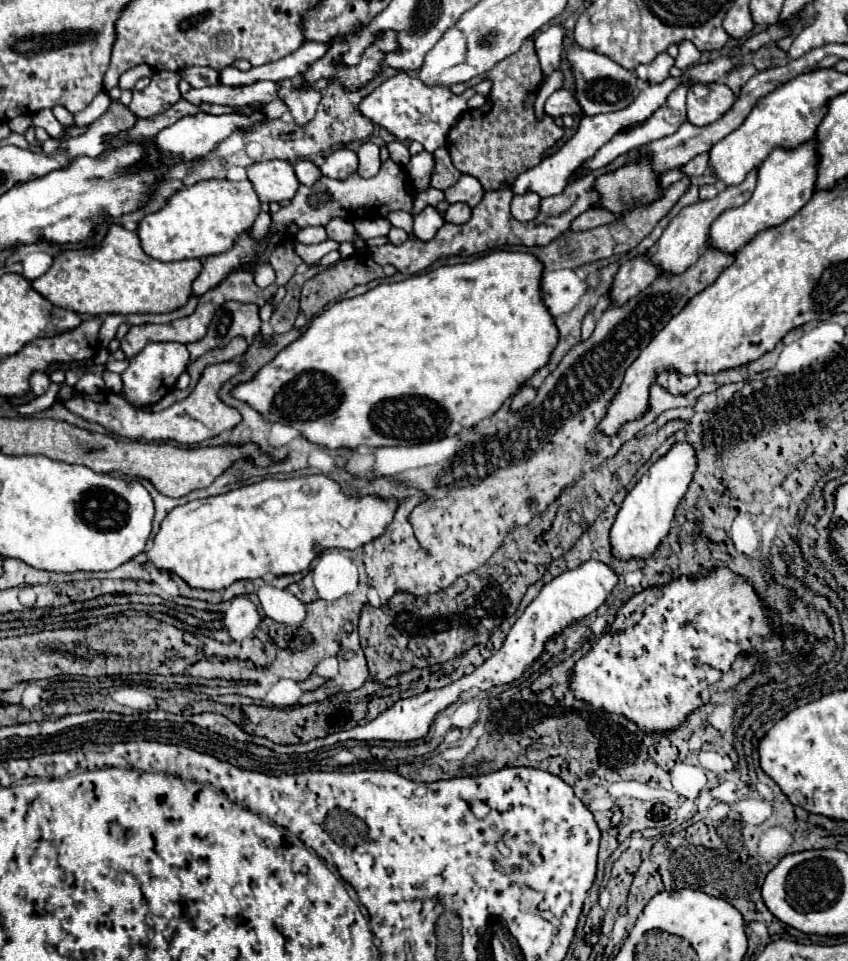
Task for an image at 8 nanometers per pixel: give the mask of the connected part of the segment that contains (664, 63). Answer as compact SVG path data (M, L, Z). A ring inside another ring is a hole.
M663 52L663 54L659 54L653 62L637 66L637 68L635 68L635 74L637 74L641 80L649 82L649 84L653 84L653 82L663 82L663 80L669 76L671 66L673 66L673 58L671 58L667 52Z

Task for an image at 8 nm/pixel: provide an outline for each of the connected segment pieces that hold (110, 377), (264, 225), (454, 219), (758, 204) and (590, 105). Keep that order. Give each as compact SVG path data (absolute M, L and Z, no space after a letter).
M103 372L103 380L105 380L105 388L113 394L121 392L121 376L113 374L113 372Z
M261 212L261 214L257 216L257 220L253 222L249 236L251 236L255 242L263 242L263 240L265 240L265 234L269 232L269 228L271 228L271 216L269 216L267 212Z
M463 202L451 204L449 210L445 212L445 222L449 224L465 224L469 218L471 218L471 208Z
M815 140L805 142L795 150L773 150L757 172L757 188L749 202L739 208L725 210L713 224L709 232L709 248L721 250L725 254L737 254L745 244L749 244L759 232L783 224L795 212L799 212L813 196L815 186Z
M573 46L569 50L569 60L573 64L575 96L577 96L579 104L583 106L585 116L607 114L607 112L627 108L637 98L639 86L637 86L637 76L633 74L633 70L619 66L617 62L613 62L611 58L607 58L599 52L585 50L585 48L579 48L579 46Z

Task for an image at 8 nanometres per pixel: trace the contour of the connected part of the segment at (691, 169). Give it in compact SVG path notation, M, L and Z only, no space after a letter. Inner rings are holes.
M707 152L695 156L691 162L687 162L687 164L683 166L683 172L685 172L687 176L701 176L701 174L705 174L707 170L709 170L709 154L707 154Z

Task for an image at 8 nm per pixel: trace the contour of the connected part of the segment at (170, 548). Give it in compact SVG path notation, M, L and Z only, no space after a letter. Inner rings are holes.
M319 474L289 480L261 480L251 486L239 486L219 496L193 500L173 508L161 522L153 546L145 552L147 562L159 570L169 570L183 578L191 588L225 590L237 580L255 580L265 574L297 574L309 568L311 560L329 548L355 550L381 536L395 514L395 500L375 496L347 496L337 482Z

